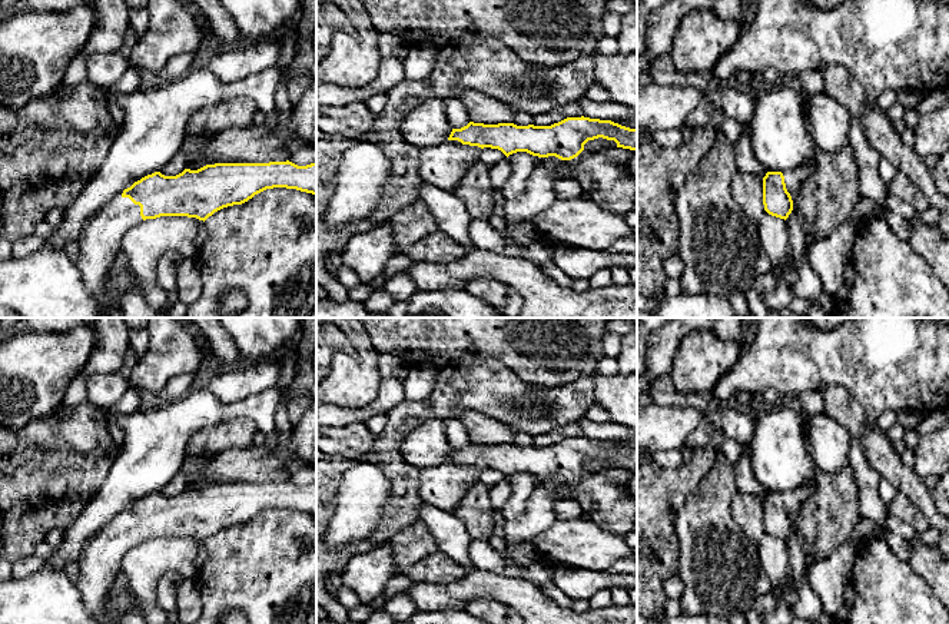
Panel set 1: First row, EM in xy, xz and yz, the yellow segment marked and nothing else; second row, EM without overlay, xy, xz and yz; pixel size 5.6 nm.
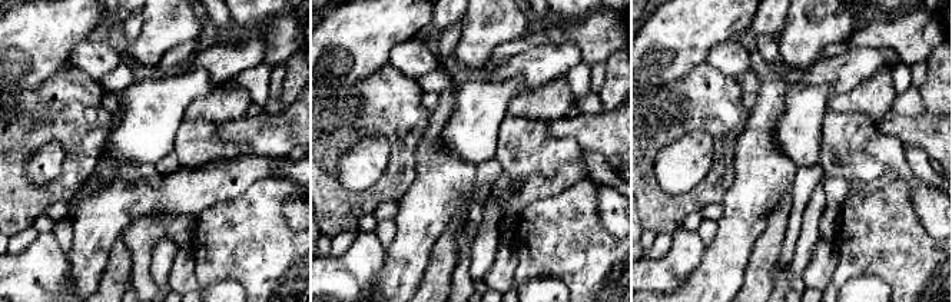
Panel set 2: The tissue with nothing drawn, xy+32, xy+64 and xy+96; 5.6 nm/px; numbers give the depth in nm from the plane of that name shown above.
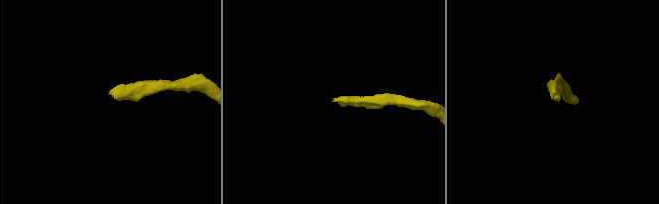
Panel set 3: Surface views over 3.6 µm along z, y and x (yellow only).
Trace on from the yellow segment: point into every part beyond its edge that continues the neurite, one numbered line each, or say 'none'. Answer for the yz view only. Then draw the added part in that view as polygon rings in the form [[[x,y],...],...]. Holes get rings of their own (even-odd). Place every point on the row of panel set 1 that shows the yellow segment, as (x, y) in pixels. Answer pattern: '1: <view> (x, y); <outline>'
1: yz (793, 179); [[[810,159],[809,162],[793,170],[783,172],[786,189],[790,193],[790,196],[800,192],[803,183],[812,175],[813,163],[813,159]]]

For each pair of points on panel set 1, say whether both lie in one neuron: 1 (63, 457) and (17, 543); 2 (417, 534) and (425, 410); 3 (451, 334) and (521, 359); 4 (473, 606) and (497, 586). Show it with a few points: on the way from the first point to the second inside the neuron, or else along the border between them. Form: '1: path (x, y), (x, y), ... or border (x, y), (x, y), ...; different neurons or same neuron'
1: path (40, 473), (16, 497), (16, 520); same neuron
2: border (420, 518), (404, 525), (390, 538); different neurons
3: path (468, 335), (497, 335), (504, 342); same neuron
4: border (510, 607), (493, 598), (473, 598), (464, 608); different neurons

